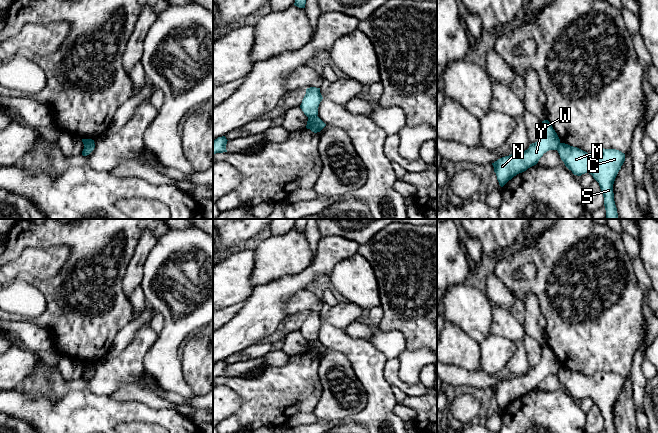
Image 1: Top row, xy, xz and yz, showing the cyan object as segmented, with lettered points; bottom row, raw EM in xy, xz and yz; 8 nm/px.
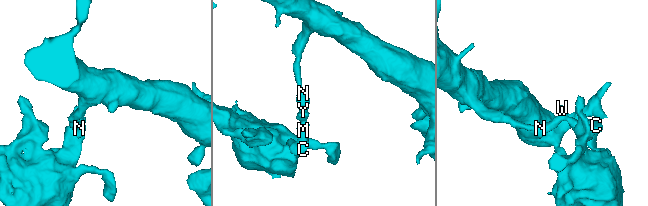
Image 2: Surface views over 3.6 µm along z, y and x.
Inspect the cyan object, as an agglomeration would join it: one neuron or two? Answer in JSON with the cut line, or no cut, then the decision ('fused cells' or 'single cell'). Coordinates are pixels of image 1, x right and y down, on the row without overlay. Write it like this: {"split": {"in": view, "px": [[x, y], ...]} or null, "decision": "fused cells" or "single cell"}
{"split": {"in": "xy", "px": [[93, 367], [84, 370]]}, "decision": "fused cells"}

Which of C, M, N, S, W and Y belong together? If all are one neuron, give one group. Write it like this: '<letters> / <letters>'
C M S / N W Y

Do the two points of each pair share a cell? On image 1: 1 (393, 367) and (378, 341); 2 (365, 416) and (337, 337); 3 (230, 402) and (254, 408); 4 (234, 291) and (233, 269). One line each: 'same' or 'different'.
1: different
2: same
3: different
4: same

